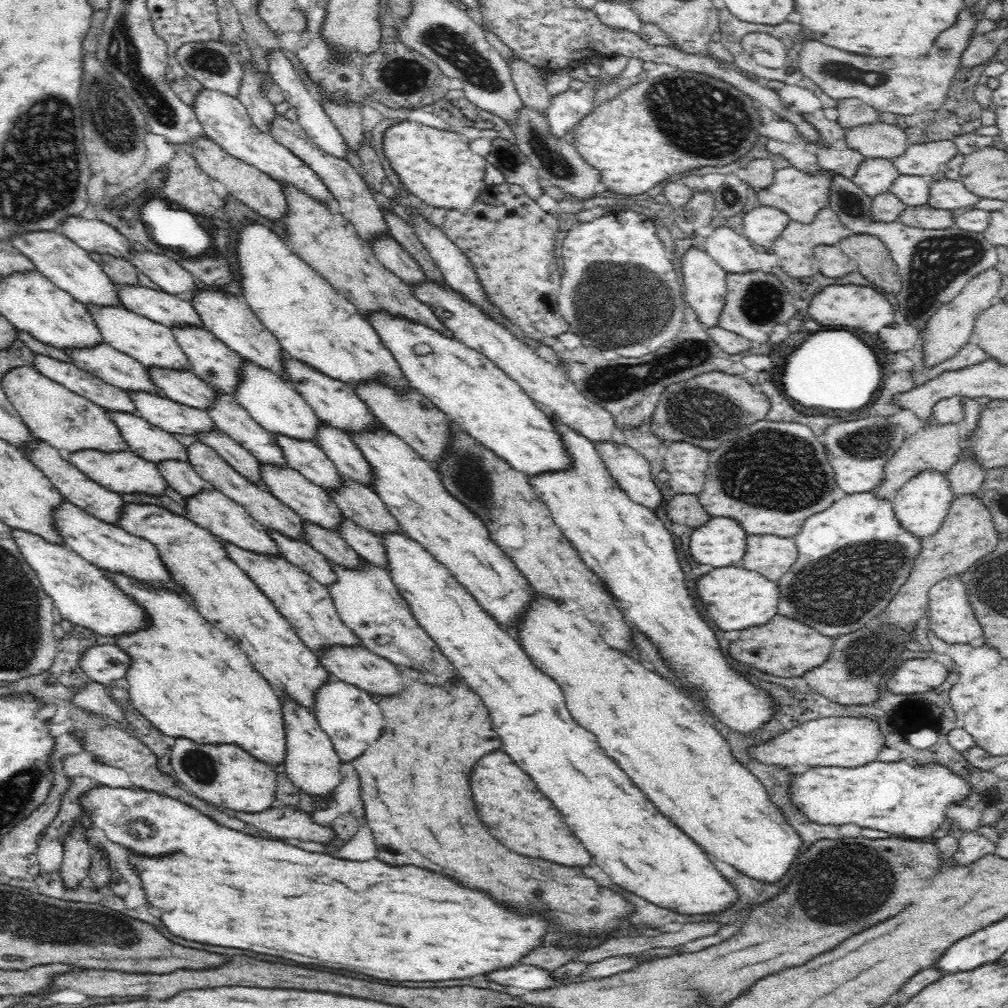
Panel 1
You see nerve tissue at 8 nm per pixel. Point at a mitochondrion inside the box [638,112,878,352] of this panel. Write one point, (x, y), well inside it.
(764, 301)

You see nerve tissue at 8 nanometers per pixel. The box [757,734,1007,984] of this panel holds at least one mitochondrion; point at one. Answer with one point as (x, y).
(854, 886)

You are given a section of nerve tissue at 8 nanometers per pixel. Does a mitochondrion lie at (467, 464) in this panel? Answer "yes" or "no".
yes

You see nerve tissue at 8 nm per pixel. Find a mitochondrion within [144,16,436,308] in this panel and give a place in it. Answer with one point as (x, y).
(212, 62)

